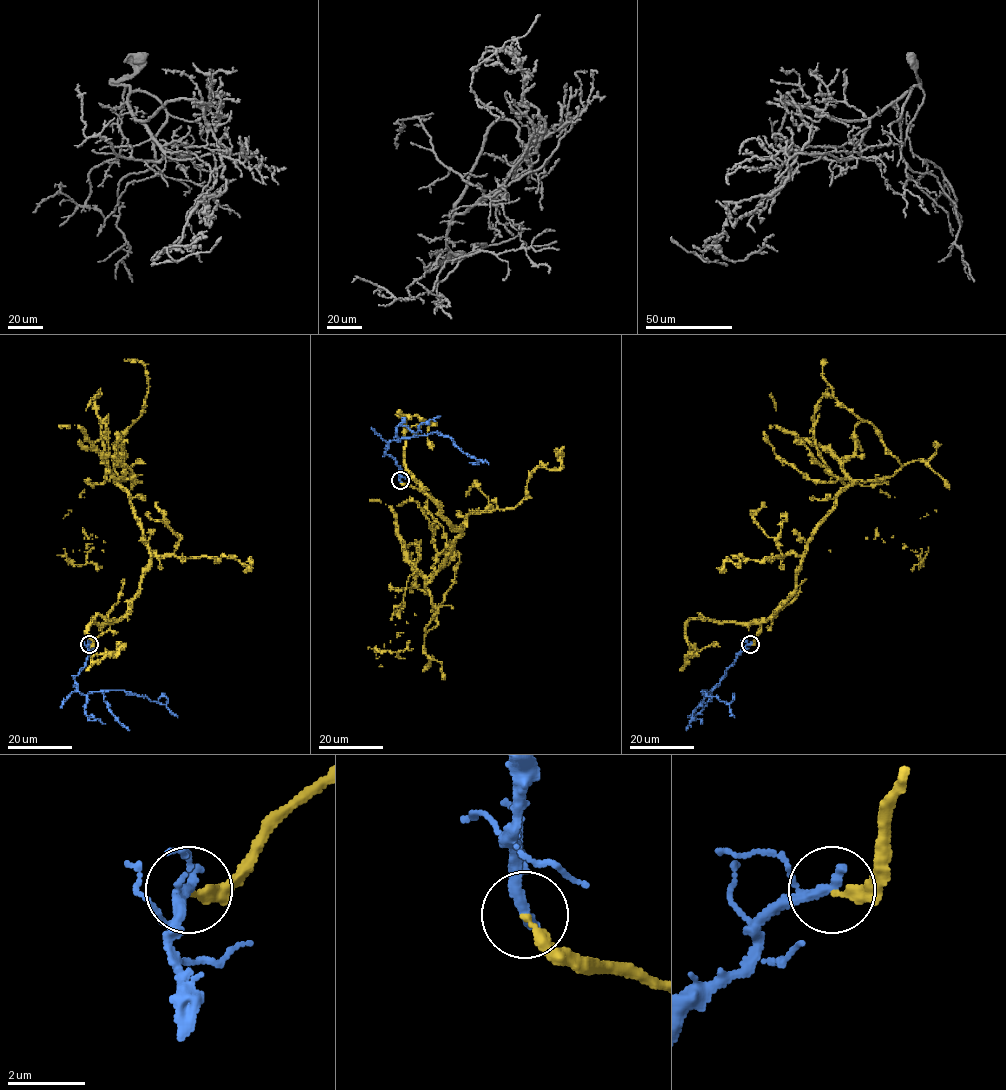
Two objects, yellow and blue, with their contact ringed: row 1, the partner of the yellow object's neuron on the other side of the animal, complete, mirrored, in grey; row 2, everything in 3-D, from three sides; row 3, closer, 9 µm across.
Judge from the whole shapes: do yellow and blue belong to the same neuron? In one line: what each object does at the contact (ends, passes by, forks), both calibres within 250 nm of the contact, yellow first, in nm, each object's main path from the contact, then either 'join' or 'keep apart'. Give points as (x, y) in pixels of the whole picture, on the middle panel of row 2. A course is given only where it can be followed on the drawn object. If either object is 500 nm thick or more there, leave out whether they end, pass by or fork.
yellow ends | blue passes by | 200/220 nm | yellow via (400, 480), (461, 532), (425, 585), (437, 609), (425, 631), (460, 562), (436, 555) | blue via (400, 480), (397, 464), (385, 452), (392, 440), (404, 437), (432, 432), (448, 436), (461, 451), (489, 464) | keep apart

